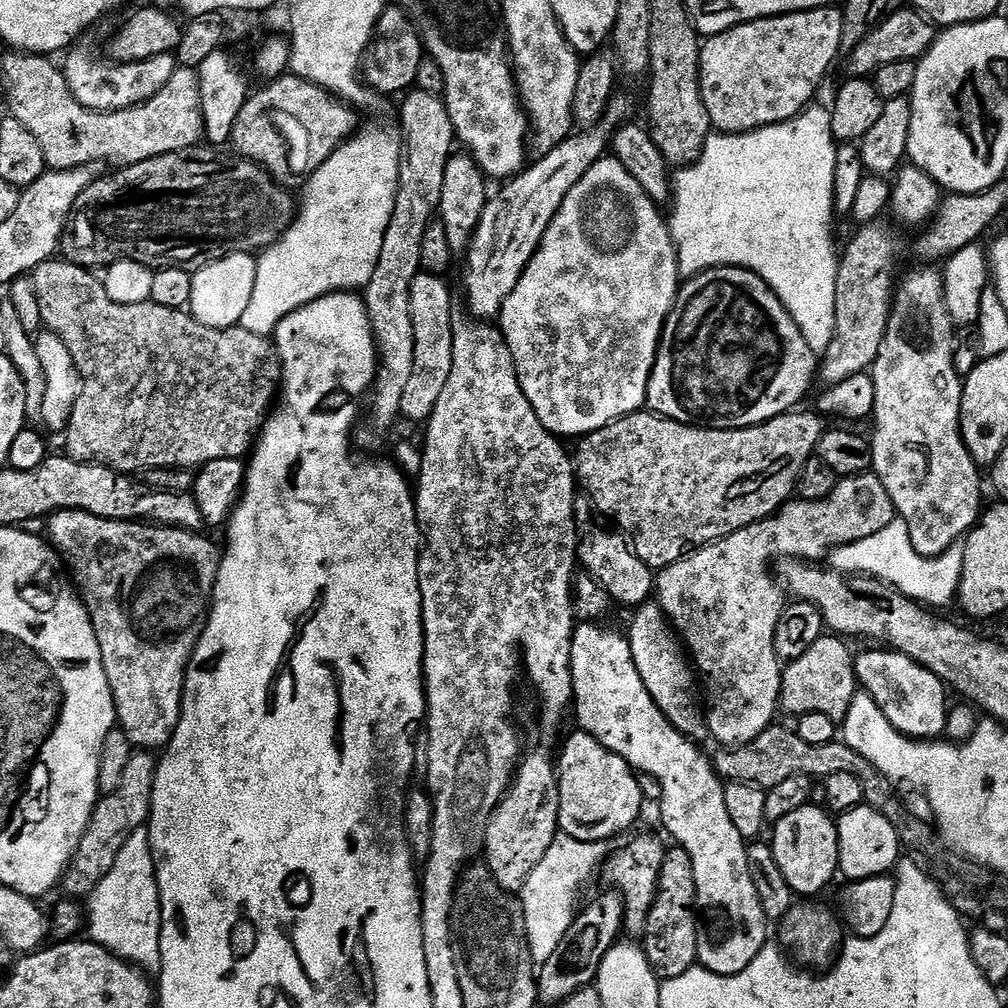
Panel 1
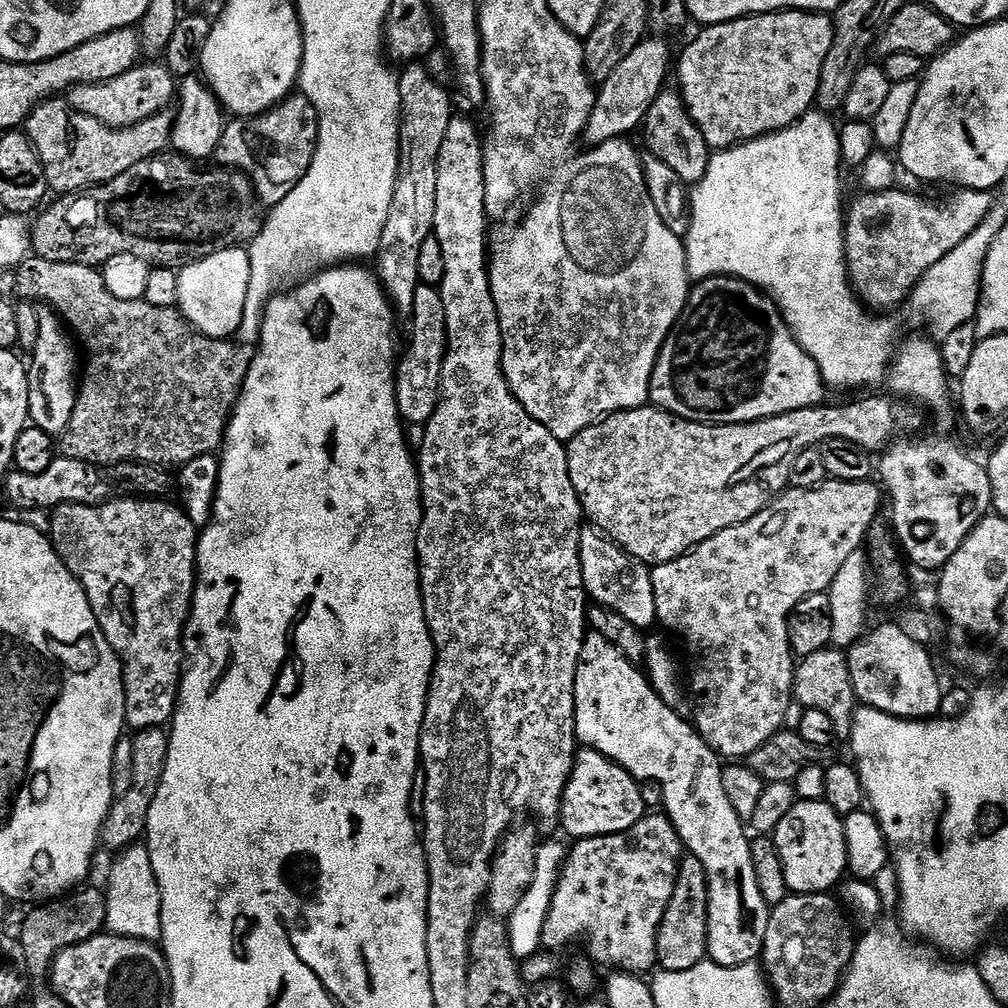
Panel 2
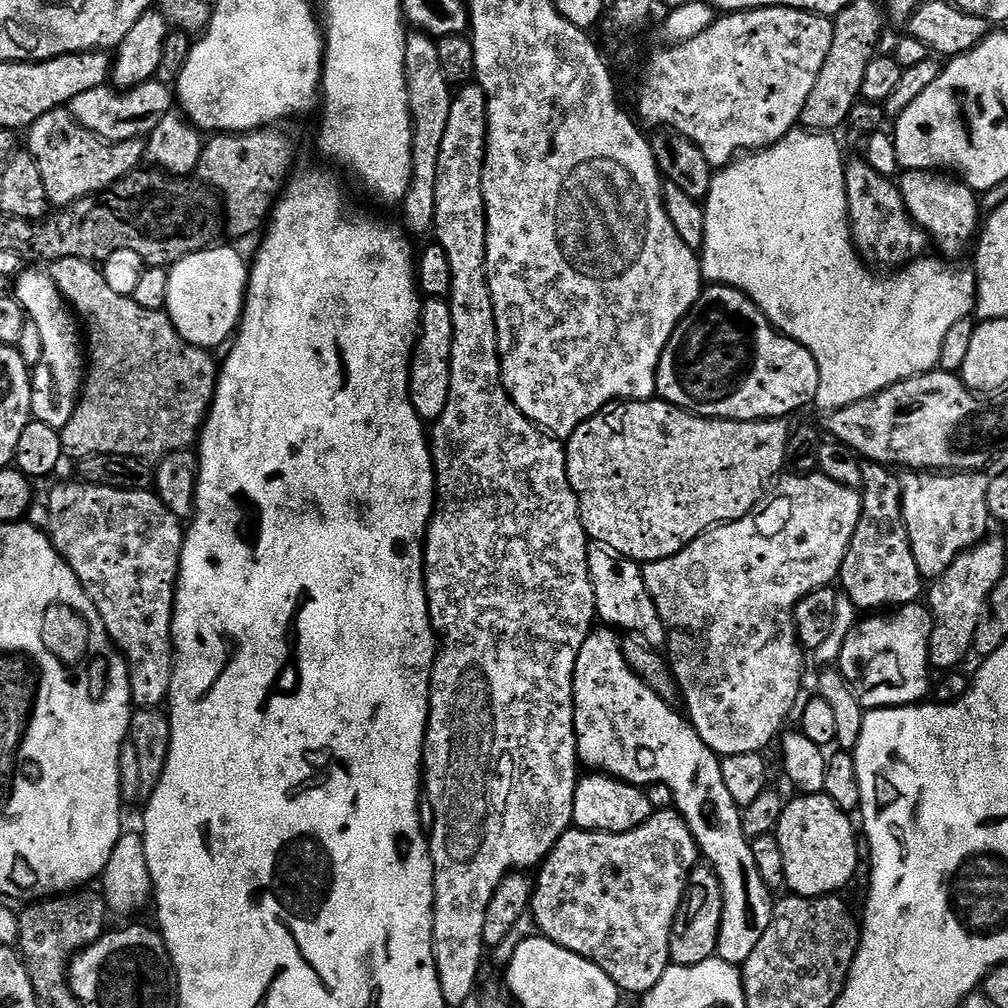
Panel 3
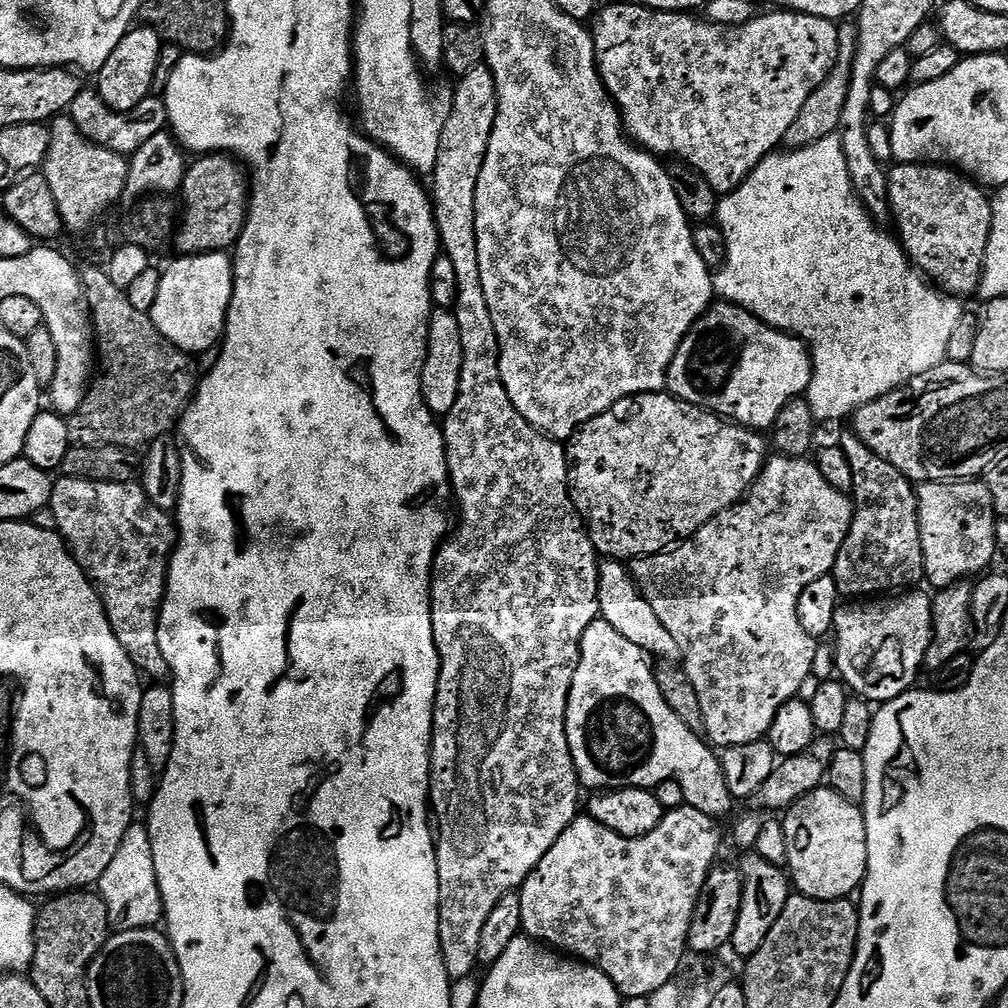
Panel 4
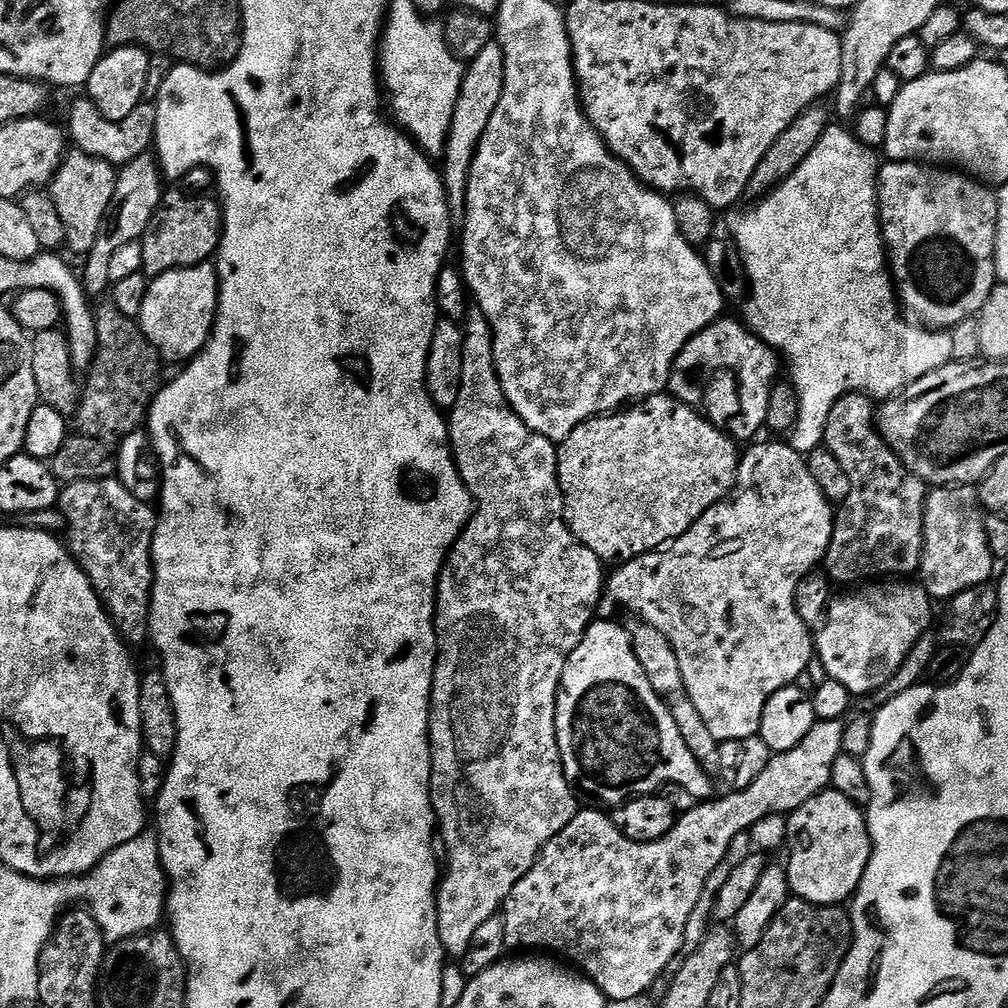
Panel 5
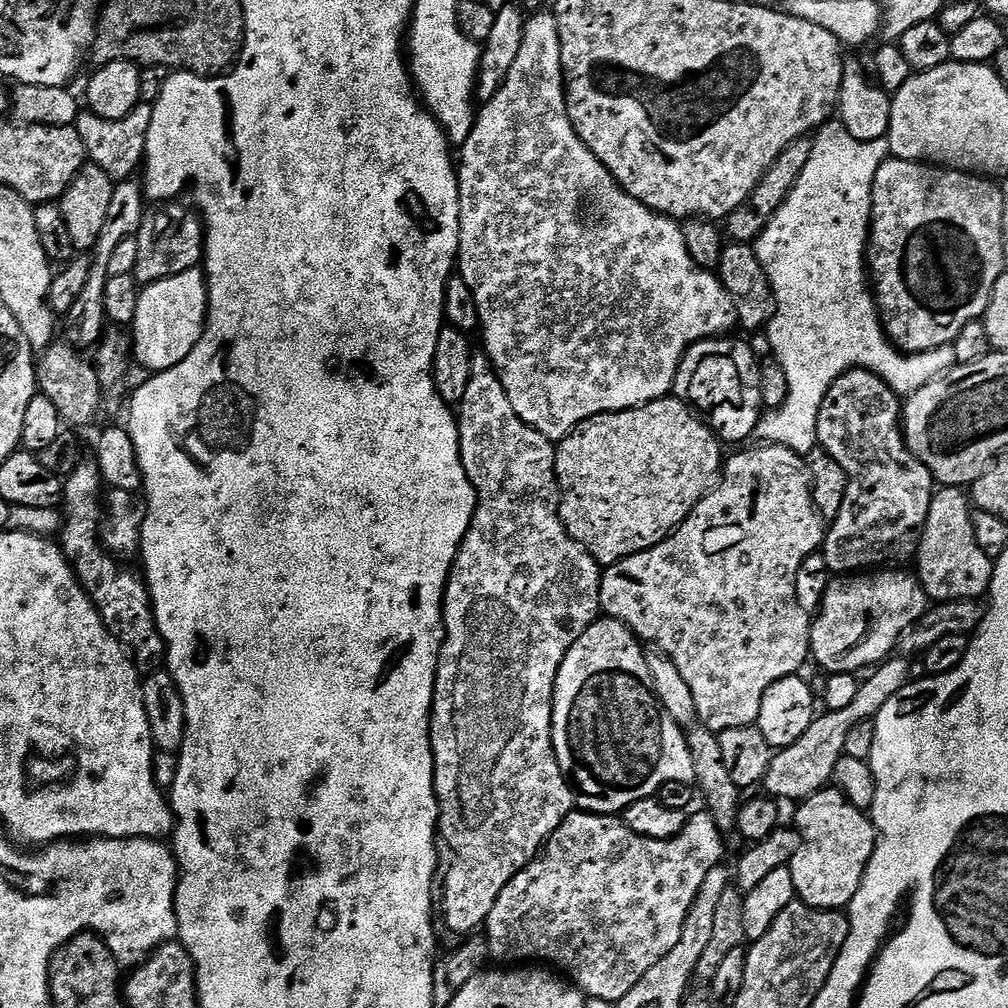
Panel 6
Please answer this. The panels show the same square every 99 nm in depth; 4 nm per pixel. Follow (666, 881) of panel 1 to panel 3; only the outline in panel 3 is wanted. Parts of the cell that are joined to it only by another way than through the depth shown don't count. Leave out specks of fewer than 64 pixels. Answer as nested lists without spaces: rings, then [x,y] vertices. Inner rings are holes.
[[[697,863],[688,879],[688,888],[682,898],[682,906],[674,918],[674,926],[670,934],[670,961],[678,966],[698,966],[698,962],[706,962],[716,956],[716,947],[722,926],[724,913],[724,895],[720,879],[715,870],[707,863]]]

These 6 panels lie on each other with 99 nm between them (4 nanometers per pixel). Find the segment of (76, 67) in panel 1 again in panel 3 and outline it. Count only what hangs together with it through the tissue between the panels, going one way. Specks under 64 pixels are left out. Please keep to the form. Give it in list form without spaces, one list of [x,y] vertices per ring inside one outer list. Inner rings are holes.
[[[148,80],[142,86],[134,86],[129,92],[119,91],[111,86],[98,90],[86,90],[86,94],[78,94],[66,106],[72,116],[90,134],[110,144],[126,142],[127,140],[144,140],[174,110],[174,92],[171,87],[162,82]]]

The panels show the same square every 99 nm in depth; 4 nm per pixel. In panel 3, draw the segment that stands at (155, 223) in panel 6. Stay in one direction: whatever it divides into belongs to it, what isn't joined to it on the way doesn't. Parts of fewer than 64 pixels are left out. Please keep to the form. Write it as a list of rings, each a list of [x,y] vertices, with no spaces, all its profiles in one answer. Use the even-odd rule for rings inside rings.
[[[269,126],[257,128],[255,132],[213,135],[205,143],[202,154],[198,158],[195,175],[218,193],[222,201],[223,227],[227,235],[229,232],[236,240],[242,239],[243,236],[252,236],[256,231],[259,233],[267,225],[272,209],[275,208],[277,200],[280,199],[293,175],[292,159],[296,156],[296,148],[292,145],[291,138],[282,129],[283,127],[280,126]]]

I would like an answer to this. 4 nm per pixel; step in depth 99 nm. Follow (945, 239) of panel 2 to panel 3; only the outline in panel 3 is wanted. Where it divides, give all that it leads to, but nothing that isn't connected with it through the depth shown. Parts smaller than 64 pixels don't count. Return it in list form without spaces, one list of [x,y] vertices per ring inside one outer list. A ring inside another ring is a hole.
[[[863,158],[849,159],[844,166],[844,177],[852,243],[865,264],[880,270],[899,270],[927,253],[924,251],[930,248],[930,237],[912,221],[895,179],[878,174]]]

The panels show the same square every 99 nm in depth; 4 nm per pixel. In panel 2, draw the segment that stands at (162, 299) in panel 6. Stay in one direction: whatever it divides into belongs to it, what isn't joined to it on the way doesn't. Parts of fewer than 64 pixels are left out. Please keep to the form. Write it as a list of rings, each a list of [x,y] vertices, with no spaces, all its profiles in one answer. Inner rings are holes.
[[[247,247],[227,248],[210,258],[195,260],[179,269],[178,310],[203,336],[227,340],[240,330],[242,310],[246,310],[246,290],[250,290],[250,258]]]

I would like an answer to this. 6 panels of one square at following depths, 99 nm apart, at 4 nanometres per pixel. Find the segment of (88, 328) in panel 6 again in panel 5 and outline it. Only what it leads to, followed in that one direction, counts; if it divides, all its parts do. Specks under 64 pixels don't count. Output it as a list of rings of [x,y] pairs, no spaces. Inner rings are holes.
[[[151,151],[143,152],[134,158],[134,162],[119,169],[114,198],[110,198],[110,210],[106,210],[106,218],[102,218],[102,230],[98,230],[98,242],[94,242],[94,250],[90,250],[83,261],[82,283],[89,297],[96,298],[109,291],[112,284],[110,262],[114,253],[122,246],[139,242],[146,234],[154,214],[164,200],[166,184],[163,183],[160,162]]]

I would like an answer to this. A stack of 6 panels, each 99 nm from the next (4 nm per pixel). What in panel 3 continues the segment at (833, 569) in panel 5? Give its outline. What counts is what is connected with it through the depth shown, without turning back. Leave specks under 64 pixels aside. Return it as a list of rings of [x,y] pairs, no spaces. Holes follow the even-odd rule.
[[[868,462],[863,467],[858,491],[864,505],[858,518],[858,530],[854,530],[854,538],[840,567],[839,587],[856,610],[892,610],[917,603],[925,595],[926,584],[918,570],[918,562],[914,562],[914,550],[910,546],[902,510],[900,481],[888,473],[891,471],[885,465]]]

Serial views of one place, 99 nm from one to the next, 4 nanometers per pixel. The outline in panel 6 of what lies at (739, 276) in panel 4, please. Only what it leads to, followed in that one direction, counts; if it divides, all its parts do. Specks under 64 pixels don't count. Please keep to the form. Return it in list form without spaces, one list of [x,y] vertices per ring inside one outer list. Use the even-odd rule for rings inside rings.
[[[839,122],[825,124],[823,128],[815,133],[814,139],[812,140],[812,149],[810,150],[810,162],[806,162],[806,170],[802,170],[802,174],[798,178],[794,190],[790,190],[790,194],[786,198],[786,202],[782,202],[778,214],[774,214],[774,218],[770,218],[766,230],[762,230],[760,237],[754,241],[754,247],[758,254],[758,262],[762,262],[762,270],[766,270],[766,278],[772,287],[772,298],[774,301],[772,319],[766,325],[768,344],[772,347],[771,355],[782,366],[782,370],[786,370],[786,382],[790,382],[790,394],[786,394],[786,402],[782,402],[780,408],[765,411],[756,423],[755,439],[760,439],[757,441],[763,442],[765,445],[778,444],[782,448],[794,450],[802,457],[807,457],[808,453],[814,451],[818,446],[816,438],[816,431],[818,430],[818,410],[822,406],[822,402],[826,398],[830,386],[834,386],[834,382],[843,372],[848,372],[852,368],[865,368],[867,372],[875,372],[877,376],[883,378],[895,390],[897,396],[907,398],[913,396],[918,390],[922,390],[922,386],[926,386],[934,378],[944,375],[944,373],[955,368],[957,365],[955,350],[951,344],[947,344],[941,348],[935,348],[929,352],[913,352],[909,354],[900,351],[889,340],[888,334],[885,332],[884,325],[880,319],[880,309],[876,306],[876,298],[873,289],[870,287],[870,273],[866,267],[866,253],[868,251],[868,229],[872,227],[874,174],[878,174],[878,166],[882,166],[882,162],[889,159],[889,156],[890,149],[887,139],[875,140],[874,142],[862,142],[858,138],[851,136],[844,129],[844,125]]]

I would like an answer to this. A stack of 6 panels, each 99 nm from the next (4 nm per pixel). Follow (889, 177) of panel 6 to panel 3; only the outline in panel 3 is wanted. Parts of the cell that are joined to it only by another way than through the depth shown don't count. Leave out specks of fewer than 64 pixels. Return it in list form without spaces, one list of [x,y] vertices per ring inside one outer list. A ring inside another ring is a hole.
[[[913,168],[899,177],[898,187],[906,202],[906,210],[912,215],[912,221],[928,233],[935,247],[936,244],[940,247],[941,257],[956,258],[952,256],[962,255],[967,248],[969,251],[982,227],[982,204],[977,193],[963,179],[940,170]]]

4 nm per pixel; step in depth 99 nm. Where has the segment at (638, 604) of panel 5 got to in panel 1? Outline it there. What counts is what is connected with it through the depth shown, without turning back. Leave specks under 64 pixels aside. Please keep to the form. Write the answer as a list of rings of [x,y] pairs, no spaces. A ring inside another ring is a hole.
[[[864,472],[860,476],[849,476],[841,479],[837,483],[836,489],[832,495],[824,500],[805,500],[803,498],[793,499],[784,505],[783,509],[774,516],[768,516],[764,520],[754,522],[726,538],[716,540],[713,544],[705,544],[702,548],[697,548],[683,556],[678,562],[670,566],[659,569],[654,576],[654,600],[659,604],[661,612],[668,617],[669,625],[678,633],[685,649],[690,653],[695,667],[704,675],[704,688],[708,691],[708,700],[706,696],[706,732],[717,740],[720,746],[735,746],[754,742],[758,734],[762,734],[767,728],[773,727],[776,712],[781,711],[780,707],[780,677],[782,675],[782,662],[774,650],[774,630],[778,630],[778,618],[783,614],[786,607],[786,596],[774,575],[773,568],[777,562],[785,558],[794,560],[803,560],[805,562],[824,562],[831,557],[832,551],[838,546],[846,546],[850,542],[858,542],[862,538],[870,538],[870,534],[878,534],[878,530],[883,530],[885,526],[890,526],[890,522],[897,519],[898,513],[886,486],[882,484],[878,477],[872,472]]]

